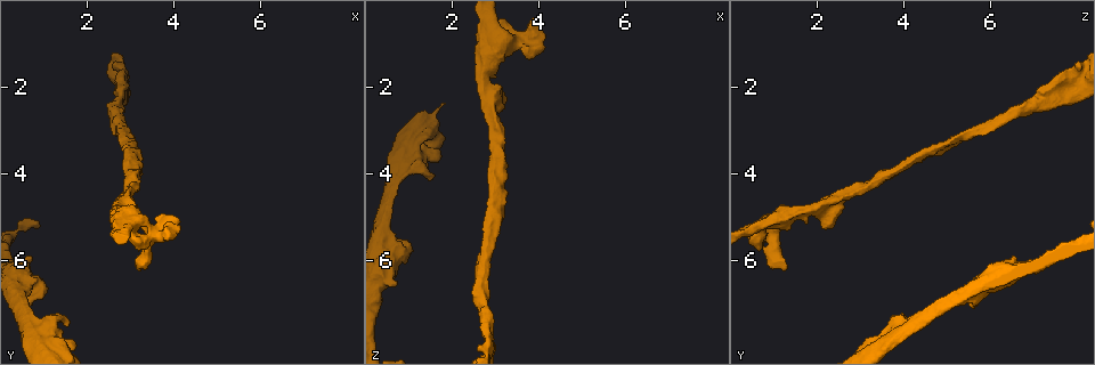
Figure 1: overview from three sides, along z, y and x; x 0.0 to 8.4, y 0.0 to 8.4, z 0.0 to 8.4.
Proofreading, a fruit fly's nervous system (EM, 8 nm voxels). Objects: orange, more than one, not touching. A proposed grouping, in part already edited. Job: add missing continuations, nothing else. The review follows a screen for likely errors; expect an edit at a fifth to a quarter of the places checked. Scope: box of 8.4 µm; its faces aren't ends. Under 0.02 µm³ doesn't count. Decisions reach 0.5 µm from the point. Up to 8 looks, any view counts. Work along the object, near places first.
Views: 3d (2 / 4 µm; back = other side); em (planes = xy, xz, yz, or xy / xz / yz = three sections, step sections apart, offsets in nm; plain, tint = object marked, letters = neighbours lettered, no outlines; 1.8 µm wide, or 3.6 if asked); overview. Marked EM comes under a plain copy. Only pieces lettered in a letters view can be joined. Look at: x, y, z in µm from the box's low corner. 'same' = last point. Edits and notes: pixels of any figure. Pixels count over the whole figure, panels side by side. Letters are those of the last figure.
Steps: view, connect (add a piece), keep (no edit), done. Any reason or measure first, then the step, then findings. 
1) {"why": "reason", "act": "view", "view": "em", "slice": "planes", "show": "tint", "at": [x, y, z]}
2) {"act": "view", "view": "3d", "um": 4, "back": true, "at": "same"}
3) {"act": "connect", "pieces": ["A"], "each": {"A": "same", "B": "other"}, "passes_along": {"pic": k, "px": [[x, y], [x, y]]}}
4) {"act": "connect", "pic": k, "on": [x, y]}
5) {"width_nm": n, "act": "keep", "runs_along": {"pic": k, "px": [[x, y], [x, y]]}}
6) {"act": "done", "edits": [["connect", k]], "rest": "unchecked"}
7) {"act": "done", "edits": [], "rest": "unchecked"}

{"why": "an open end", "act": "view", "view": "em", "slice": "planes", "show": "letters", "at": [3.35, 5.65, 0.65]}

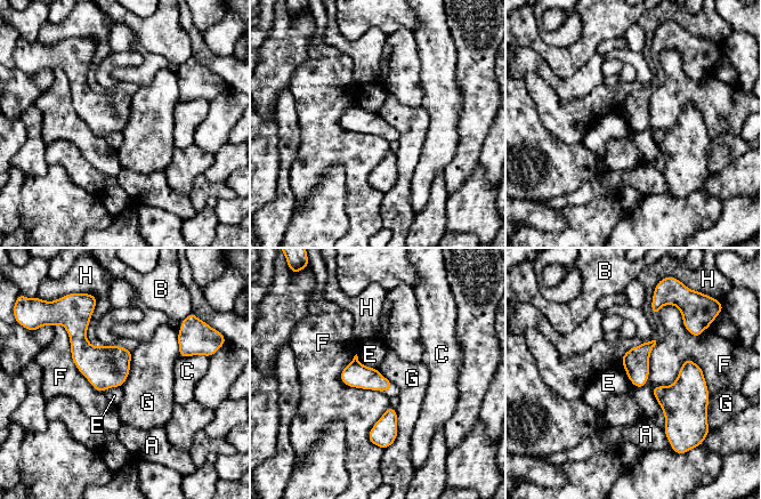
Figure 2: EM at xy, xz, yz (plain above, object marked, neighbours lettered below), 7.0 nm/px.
{"width_nm": 170, "act": "keep", "each": {"A": "other", "B": "other", "C": "other", "E": "other", "F": "other", "G": "other", "H": "other"}, "border": {"pic": 2, "px": [[396, 409], [397, 436], [385, 449]]}, "found": "no lettered piece goes on from it"}

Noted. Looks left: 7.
{"why": "branch stops here", "act": "view", "view": "3d", "um": 2, "at": [3.20, 5.15, 2.30]}

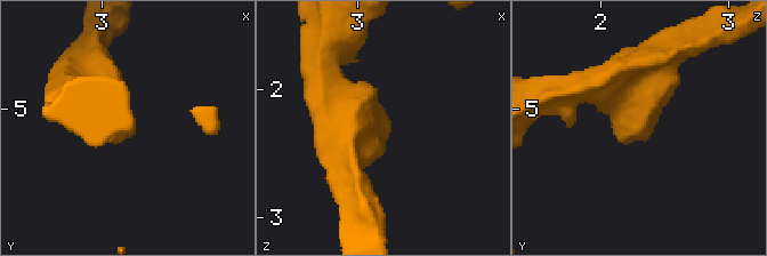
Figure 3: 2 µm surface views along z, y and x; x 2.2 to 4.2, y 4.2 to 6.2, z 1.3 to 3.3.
{"why": "need the tissue", "act": "view", "view": "em", "um": 3.6, "slice": "planes", "show": "letters", "at": [3.26, 5.22, 2.32]}

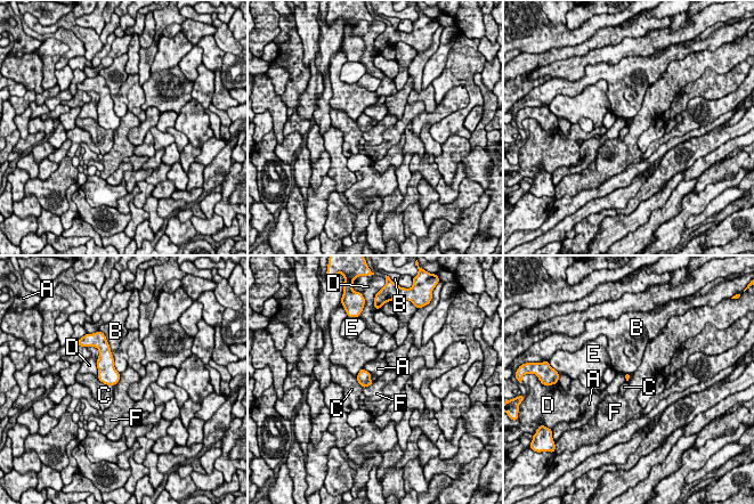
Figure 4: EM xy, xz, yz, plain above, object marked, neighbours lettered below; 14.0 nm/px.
{"longest_contact_nm": ["D", 380], "act": "keep", "each": {"A": "other", "B": "other", "C": "other", "D": "other", "E": "other", "F": "other"}, "found": "none of them fits"}

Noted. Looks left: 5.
{"why": "branch stops here", "act": "view", "view": "3d", "um": 2, "at": [1.55, 7.50, 4.10]}

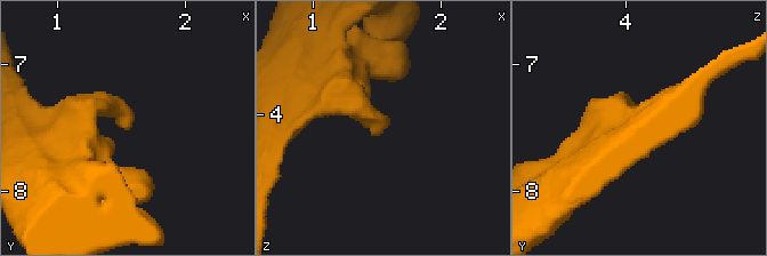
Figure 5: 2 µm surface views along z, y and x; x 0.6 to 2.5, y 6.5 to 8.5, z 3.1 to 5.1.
{"why": "shape alone is not enough", "act": "view", "view": "em", "slice": "xz", "step": 16, "show": "tint", "at": [1.56, 7.50, 4.04]}

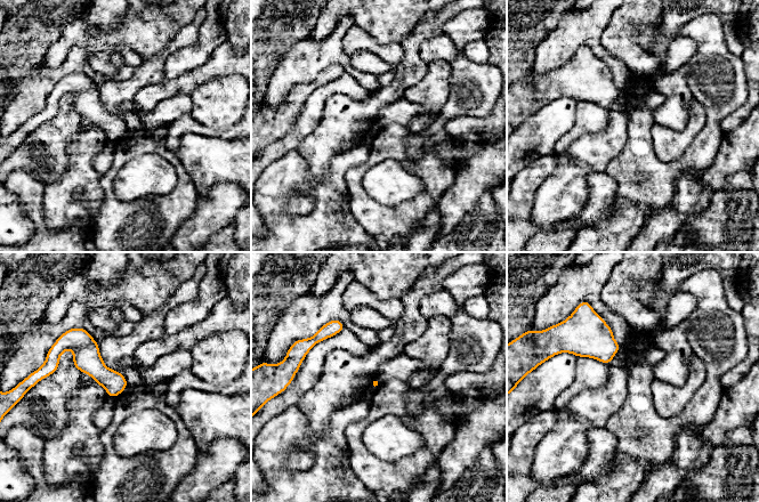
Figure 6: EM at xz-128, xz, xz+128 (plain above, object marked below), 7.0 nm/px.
{"act": "view", "view": "em", "slice": "xz", "step": 16, "show": "letters", "at": "same"}

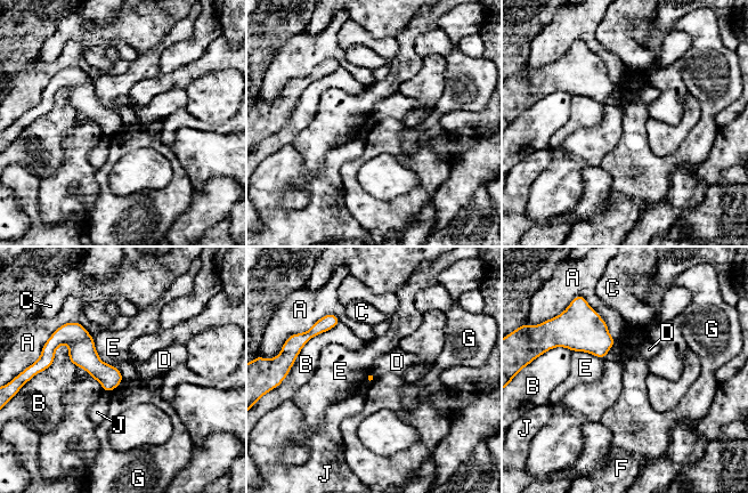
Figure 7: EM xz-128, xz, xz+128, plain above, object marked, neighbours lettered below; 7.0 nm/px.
{"act": "keep", "each": {"A": "other", "B": "other", "C": "other", "D": "other", "E": "other", "F": "other", "G": "other", "J": "other"}, "border": {"pic": 7, "px": [[371, 371], [376, 376]]}, "found": "none of them fits"}

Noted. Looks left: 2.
{"act": "done", "edits": [], "rest": "unchecked"}

